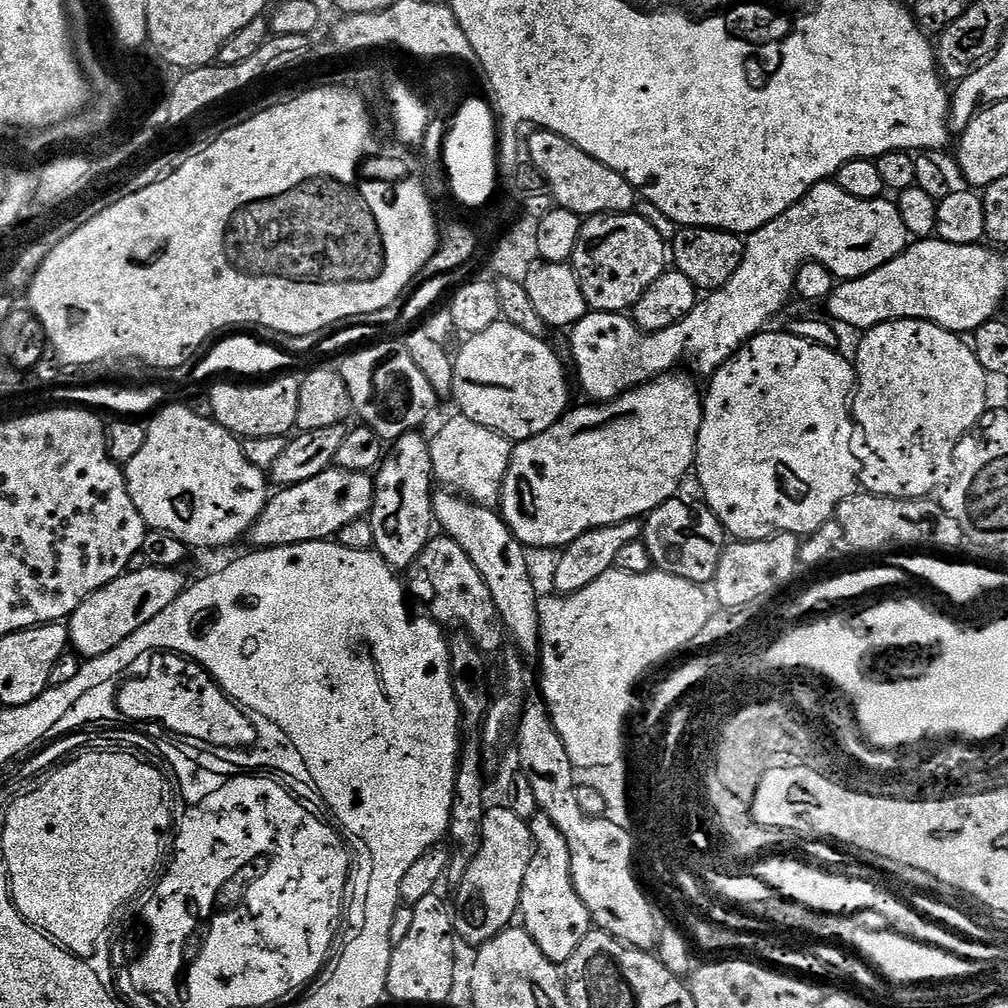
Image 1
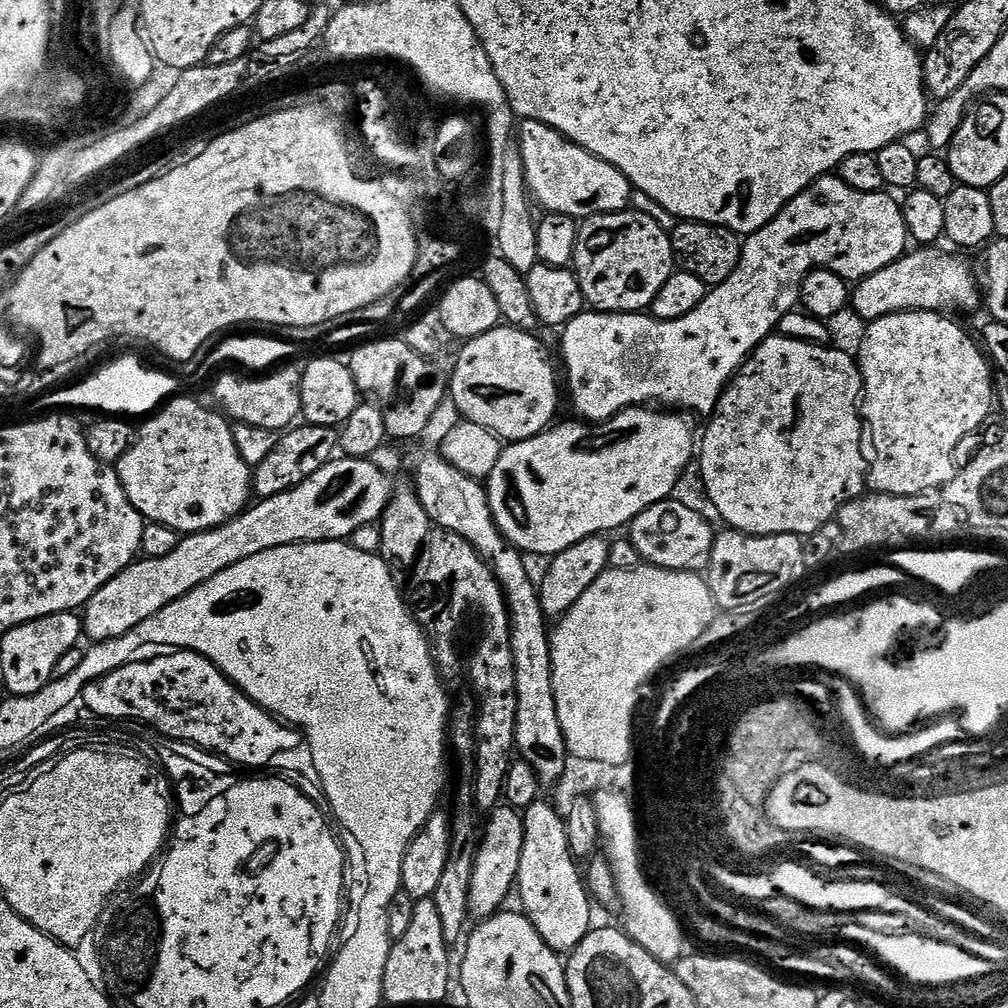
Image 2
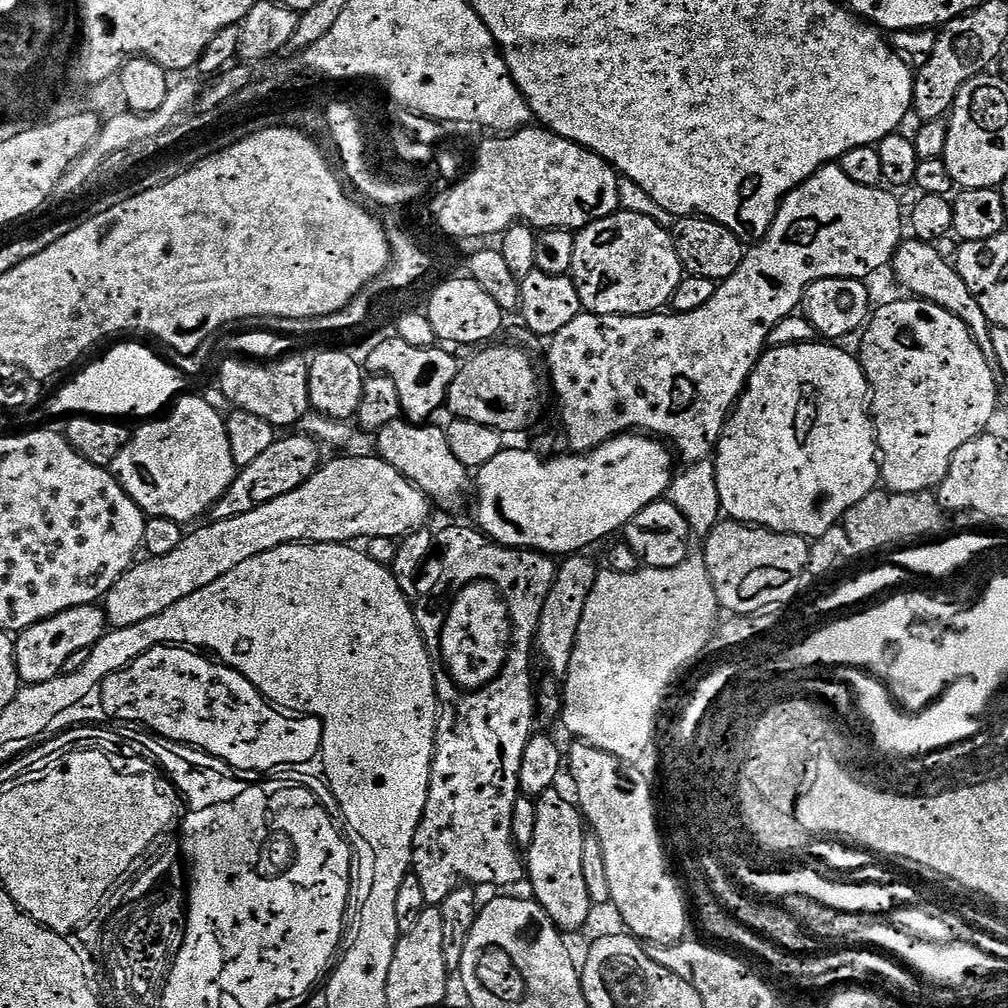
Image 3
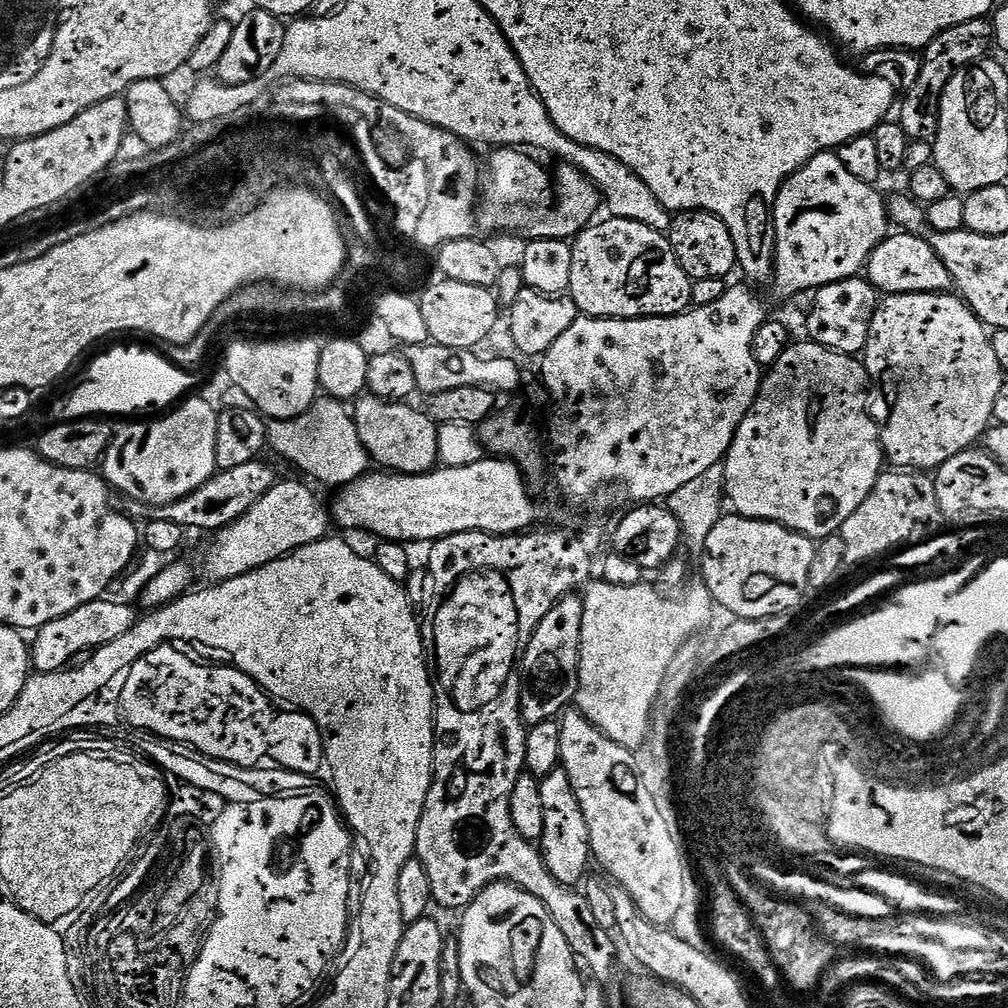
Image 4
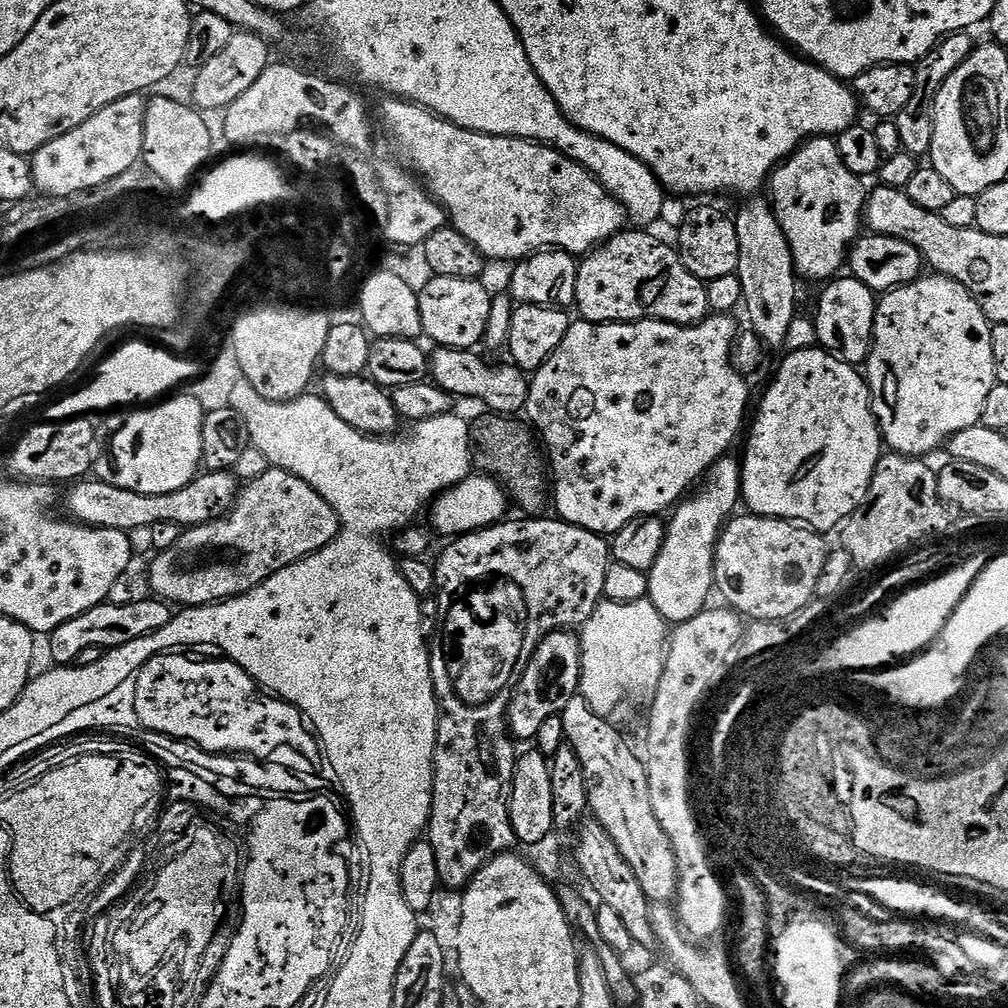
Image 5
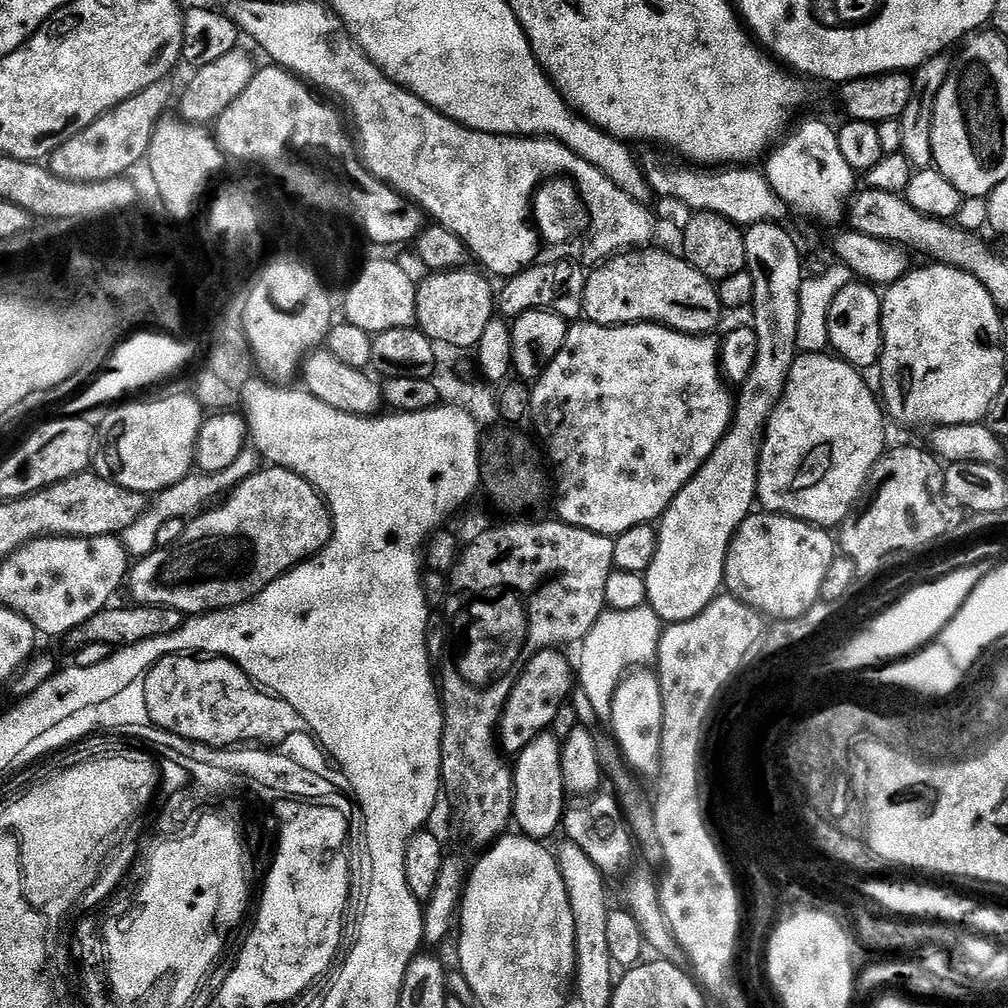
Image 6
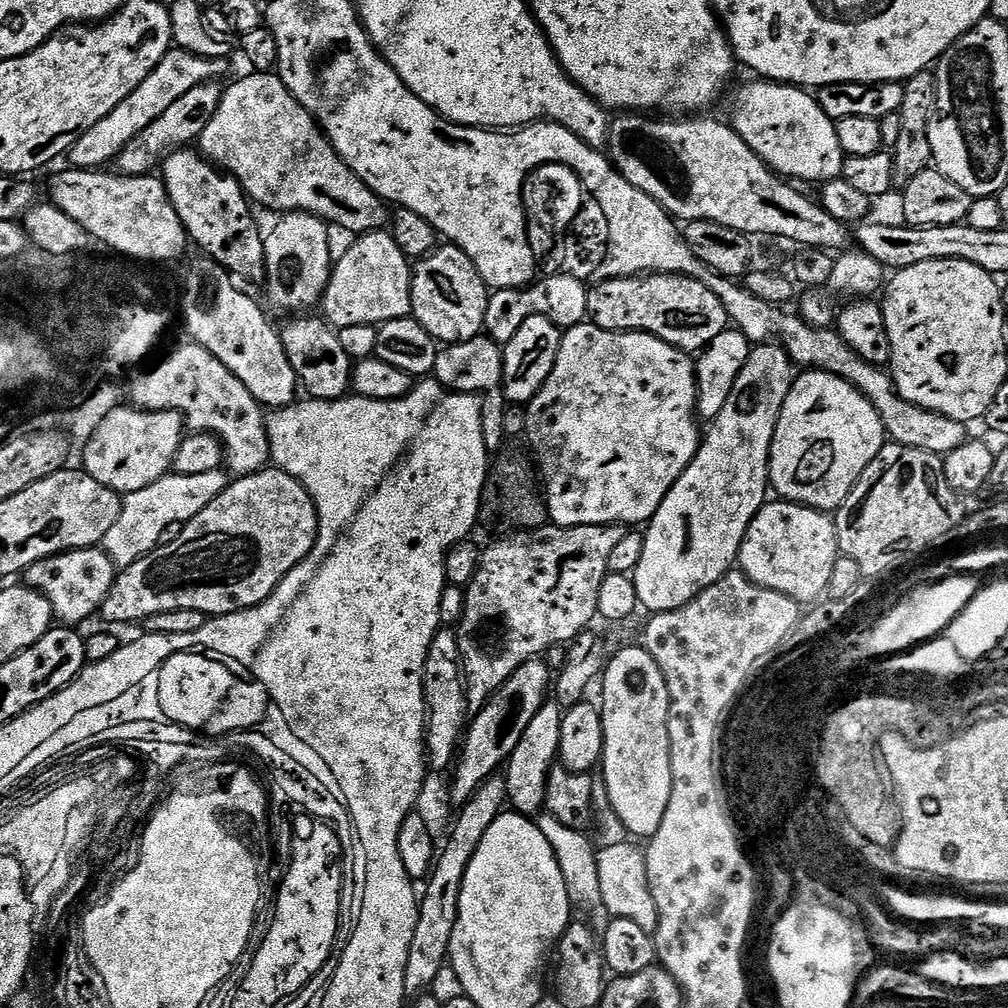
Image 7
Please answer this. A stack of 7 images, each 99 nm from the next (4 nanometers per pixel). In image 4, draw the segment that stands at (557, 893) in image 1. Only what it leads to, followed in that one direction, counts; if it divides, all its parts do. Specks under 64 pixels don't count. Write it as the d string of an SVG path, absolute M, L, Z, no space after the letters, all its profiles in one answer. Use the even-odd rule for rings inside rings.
M561 767L555 768L550 775L540 780L540 793L545 817L538 841L540 853L544 855L550 874L554 874L560 884L579 885L585 879L584 871L587 870L588 860L592 856L592 846L588 842L586 814L582 814L578 794L574 794L574 786L570 784L570 778Z

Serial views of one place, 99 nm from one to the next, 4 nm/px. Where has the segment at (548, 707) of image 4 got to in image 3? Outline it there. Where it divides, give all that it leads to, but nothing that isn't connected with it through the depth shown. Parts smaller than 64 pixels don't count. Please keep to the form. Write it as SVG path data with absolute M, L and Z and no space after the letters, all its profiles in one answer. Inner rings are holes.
M569 554L559 561L550 594L546 594L543 600L534 641L539 663L541 660L553 672L549 672L553 677L563 678L568 675L570 654L578 638L578 622L582 622L582 610L586 610L586 598L590 598L590 590L594 590L597 575L598 567L588 554Z

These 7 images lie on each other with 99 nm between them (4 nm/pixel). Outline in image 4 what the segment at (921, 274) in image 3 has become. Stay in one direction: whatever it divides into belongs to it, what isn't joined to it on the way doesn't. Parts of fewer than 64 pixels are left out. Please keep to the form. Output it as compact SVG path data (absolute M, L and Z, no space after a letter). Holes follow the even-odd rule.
M908 232L889 234L870 254L866 265L866 279L876 287L877 293L897 296L898 293L949 293L953 282L949 270L942 262L937 252L930 246L925 237L910 235Z

